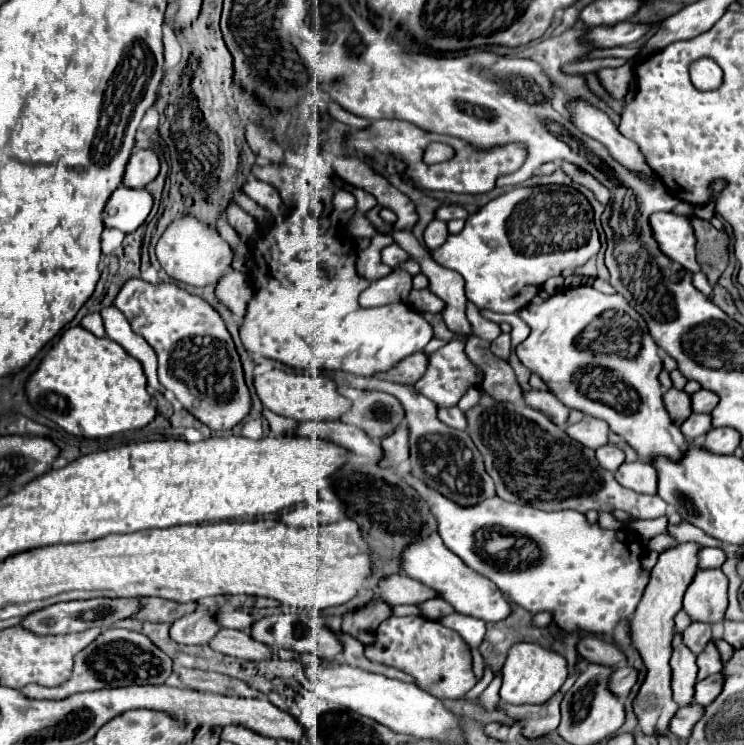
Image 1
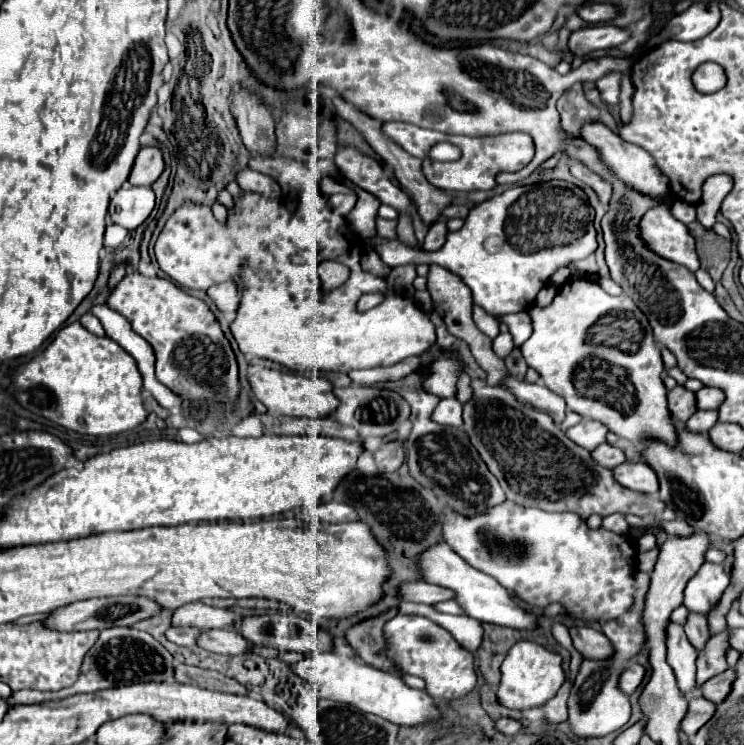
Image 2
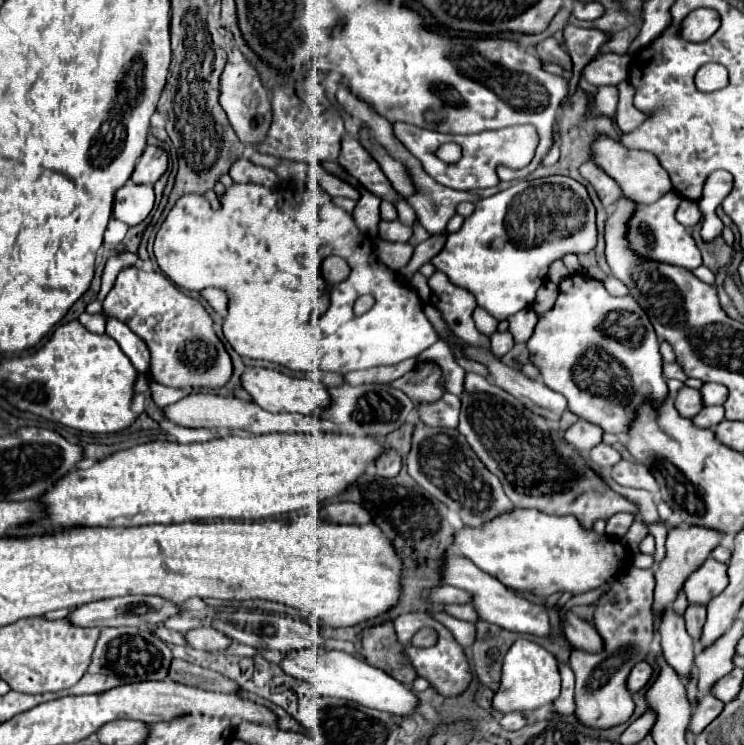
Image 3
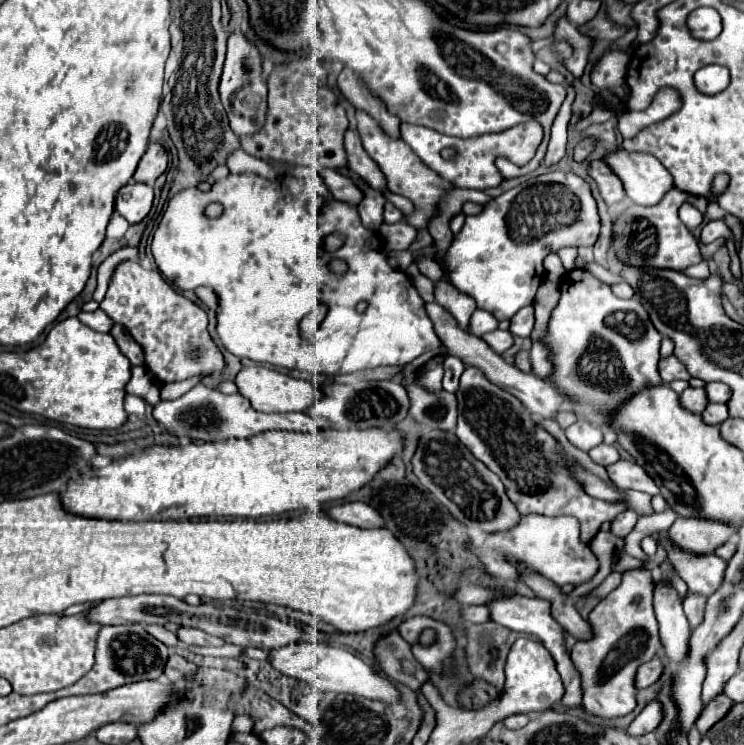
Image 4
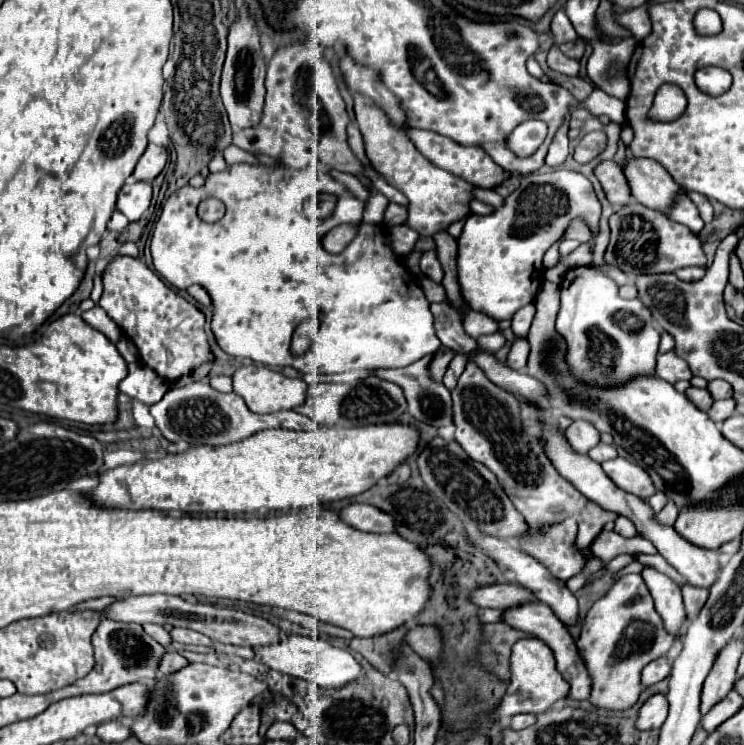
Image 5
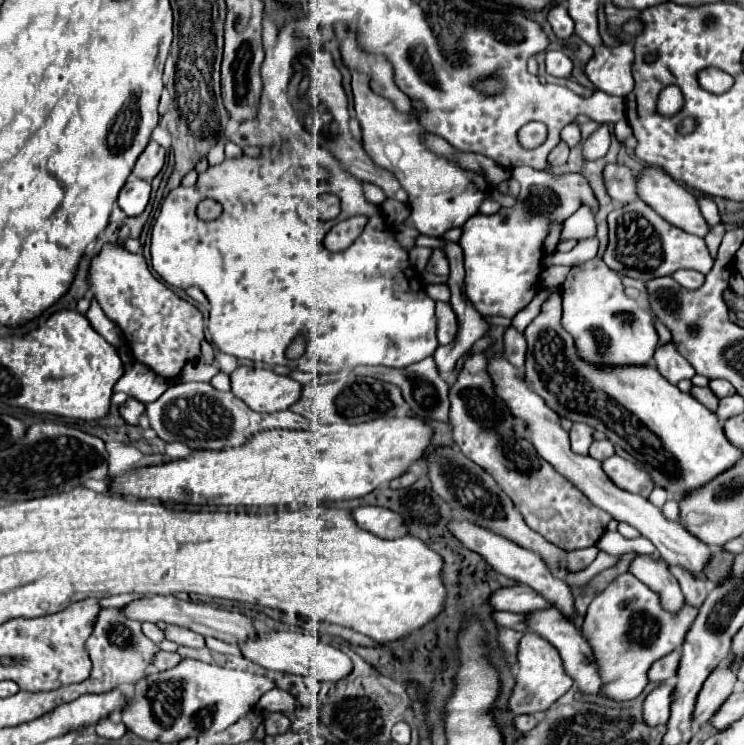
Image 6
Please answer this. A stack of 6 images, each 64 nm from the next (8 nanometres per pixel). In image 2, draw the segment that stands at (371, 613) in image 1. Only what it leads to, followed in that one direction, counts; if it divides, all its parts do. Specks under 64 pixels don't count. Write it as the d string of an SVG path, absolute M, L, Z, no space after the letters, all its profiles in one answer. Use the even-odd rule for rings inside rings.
M390 608L386 610L384 614L378 614L378 616L372 616L372 618L366 618L358 624L352 624L348 630L346 630L346 640L348 644L356 650L356 654L370 666L376 666L380 670L386 670L386 672L398 672L398 668L386 658L386 656L380 656L384 650L384 634L382 634L382 626L384 622L388 622L392 616L396 614L396 608Z

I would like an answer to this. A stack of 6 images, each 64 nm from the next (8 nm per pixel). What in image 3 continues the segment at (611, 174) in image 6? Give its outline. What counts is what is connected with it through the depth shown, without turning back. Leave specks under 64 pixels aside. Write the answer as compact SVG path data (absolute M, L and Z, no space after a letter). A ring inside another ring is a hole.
M594 162L582 164L582 166L580 166L580 176L594 186L594 190L596 190L596 194L598 194L598 198L602 200L604 206L614 204L614 202L622 196L620 186L618 186L610 176L606 176Z

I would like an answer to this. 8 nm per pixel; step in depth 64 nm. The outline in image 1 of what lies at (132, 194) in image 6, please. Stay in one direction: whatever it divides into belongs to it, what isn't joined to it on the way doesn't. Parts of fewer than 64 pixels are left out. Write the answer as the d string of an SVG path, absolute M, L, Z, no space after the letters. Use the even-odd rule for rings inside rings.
M118 186L106 202L102 222L106 228L118 228L124 234L134 232L150 214L152 196L146 190Z

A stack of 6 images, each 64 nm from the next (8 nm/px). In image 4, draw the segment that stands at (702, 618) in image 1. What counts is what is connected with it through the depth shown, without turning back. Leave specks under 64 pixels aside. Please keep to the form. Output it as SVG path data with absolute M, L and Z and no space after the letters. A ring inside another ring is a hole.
M666 532L654 534L654 538L666 546L670 564L680 574L680 578L688 584L688 590L692 590L692 594L704 594L708 598L708 594L714 594L722 586L724 566L728 566L722 558L718 558L716 554L696 556L680 548L674 548L670 546Z

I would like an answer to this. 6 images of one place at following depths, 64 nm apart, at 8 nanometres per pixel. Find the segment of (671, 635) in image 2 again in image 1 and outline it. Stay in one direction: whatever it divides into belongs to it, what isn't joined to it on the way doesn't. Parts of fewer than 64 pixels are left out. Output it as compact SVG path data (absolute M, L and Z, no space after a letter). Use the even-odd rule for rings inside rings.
M678 632L674 636L672 648L674 648L672 658L670 658L670 666L672 666L672 698L674 698L674 702L678 706L688 706L688 702L692 702L692 696L694 696L694 684L696 684L696 674L698 674L696 658L682 644L682 636Z

